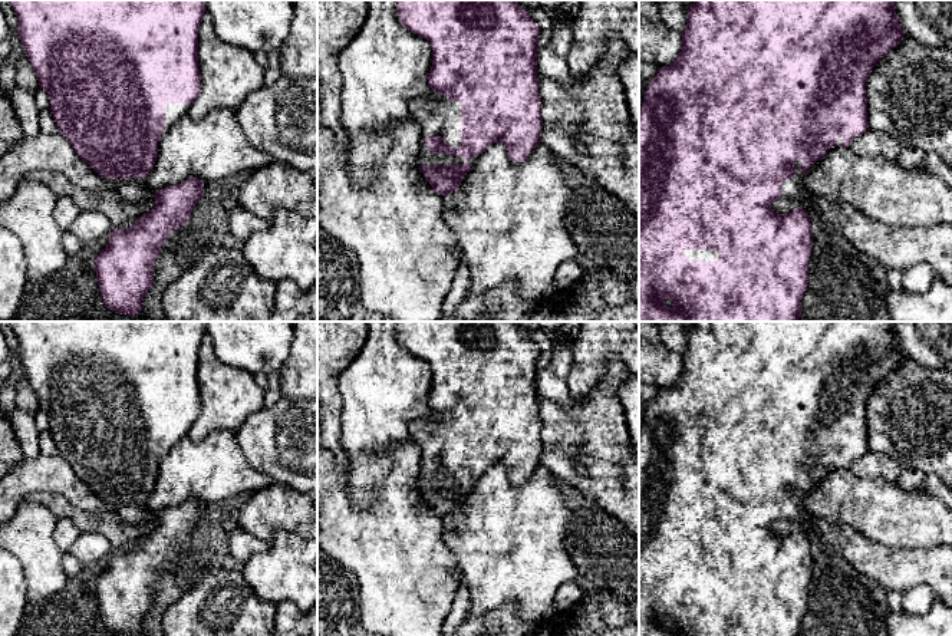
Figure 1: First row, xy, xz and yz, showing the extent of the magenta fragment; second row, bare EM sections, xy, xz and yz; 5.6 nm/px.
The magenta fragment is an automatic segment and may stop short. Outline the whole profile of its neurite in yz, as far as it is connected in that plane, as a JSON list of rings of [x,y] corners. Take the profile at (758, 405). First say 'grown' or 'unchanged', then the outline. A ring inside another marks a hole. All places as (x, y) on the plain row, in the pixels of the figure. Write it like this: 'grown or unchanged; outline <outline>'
grown; outline [[[695,322],[695,323],[694,323],[694,324],[692,324],[692,327],[691,327],[691,329],[689,329],[689,330],[688,330],[688,342],[686,342],[686,347],[685,347],[685,352],[683,352],[683,353],[682,353],[682,355],[681,355],[681,357],[682,357],[682,369],[681,369],[681,373],[679,373],[679,376],[678,376],[678,379],[676,379],[676,380],[675,380],[675,382],[673,382],[673,383],[672,383],[672,385],[671,385],[671,386],[669,386],[669,388],[665,388],[665,389],[659,389],[659,392],[658,392],[658,395],[656,395],[656,396],[655,396],[655,399],[653,399],[653,401],[652,401],[652,402],[650,402],[650,405],[649,405],[649,406],[648,406],[648,409],[646,409],[646,412],[645,412],[645,415],[643,415],[643,425],[642,425],[642,428],[640,428],[640,429],[639,429],[639,636],[801,636],[801,622],[803,622],[803,617],[804,617],[804,613],[806,613],[806,610],[807,610],[807,604],[808,604],[808,583],[810,583],[810,579],[811,579],[811,566],[813,566],[813,551],[811,551],[811,544],[810,544],[810,538],[808,538],[808,534],[807,534],[807,533],[804,533],[804,531],[803,531],[803,530],[800,530],[800,528],[797,528],[797,530],[795,530],[795,531],[794,531],[794,533],[791,533],[791,534],[788,534],[788,536],[777,536],[777,534],[774,534],[774,533],[773,533],[773,530],[771,530],[771,525],[773,525],[773,524],[774,524],[774,523],[775,523],[775,521],[777,521],[777,520],[790,520],[790,521],[794,521],[794,523],[795,523],[795,524],[798,524],[798,523],[801,523],[801,521],[806,521],[806,520],[807,520],[807,518],[810,518],[810,515],[808,515],[808,513],[807,513],[807,511],[806,511],[806,510],[804,510],[804,495],[806,495],[806,494],[807,494],[807,492],[808,492],[808,491],[810,491],[810,490],[811,490],[811,488],[814,488],[814,487],[816,487],[816,485],[817,485],[817,484],[818,484],[818,482],[820,482],[820,481],[821,481],[821,480],[823,480],[823,478],[824,478],[824,477],[826,477],[826,475],[827,475],[827,472],[829,472],[829,471],[830,471],[830,469],[833,469],[833,468],[837,468],[837,469],[849,469],[849,468],[850,468],[850,465],[851,465],[851,464],[853,464],[853,461],[854,461],[854,459],[856,459],[856,458],[859,458],[859,457],[862,457],[862,455],[864,455],[864,454],[866,454],[866,452],[867,452],[867,451],[869,451],[869,445],[867,445],[867,415],[866,415],[866,406],[867,406],[867,401],[869,401],[869,398],[870,398],[870,395],[872,395],[872,392],[873,392],[873,389],[874,389],[874,388],[876,388],[876,385],[877,385],[877,383],[879,383],[879,382],[880,382],[880,380],[882,380],[882,379],[885,379],[885,378],[886,378],[886,376],[887,376],[887,375],[889,375],[889,373],[890,373],[890,372],[892,372],[892,370],[895,370],[895,369],[896,369],[896,368],[897,368],[897,366],[899,366],[899,365],[900,365],[900,362],[902,362],[902,359],[903,359],[903,357],[905,357],[905,356],[906,356],[906,355],[905,355],[905,352],[903,352],[903,350],[902,350],[902,345],[900,345],[900,340],[899,340],[899,336],[897,336],[897,335],[896,335],[896,330],[895,330],[895,322]]]

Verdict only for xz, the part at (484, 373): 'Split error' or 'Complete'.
Split error

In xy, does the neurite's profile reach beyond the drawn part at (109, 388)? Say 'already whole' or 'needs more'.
needs more

